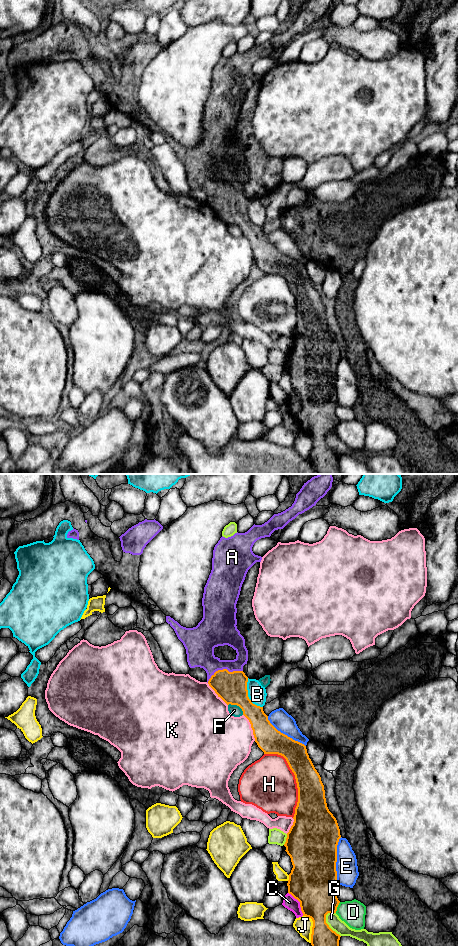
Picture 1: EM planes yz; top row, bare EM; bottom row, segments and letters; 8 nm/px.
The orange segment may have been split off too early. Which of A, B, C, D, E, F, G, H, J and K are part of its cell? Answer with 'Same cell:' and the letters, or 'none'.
Same cell: A

